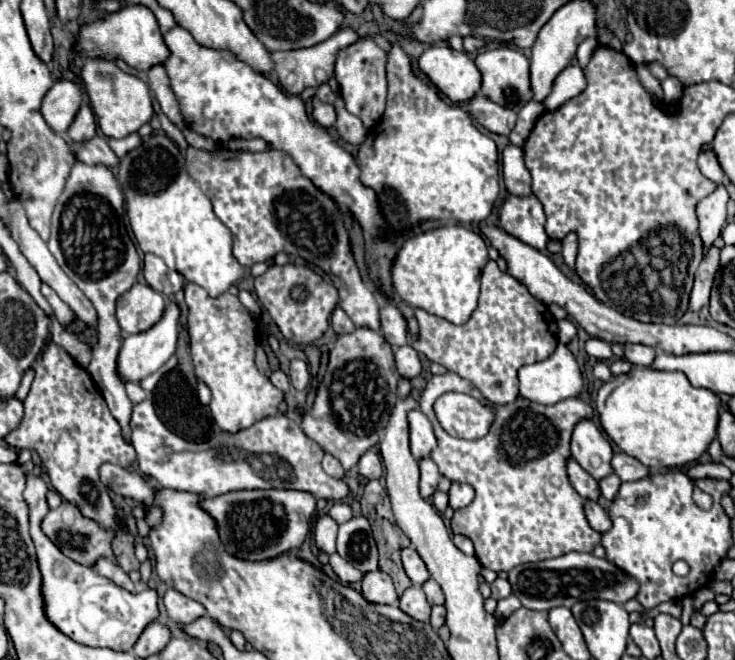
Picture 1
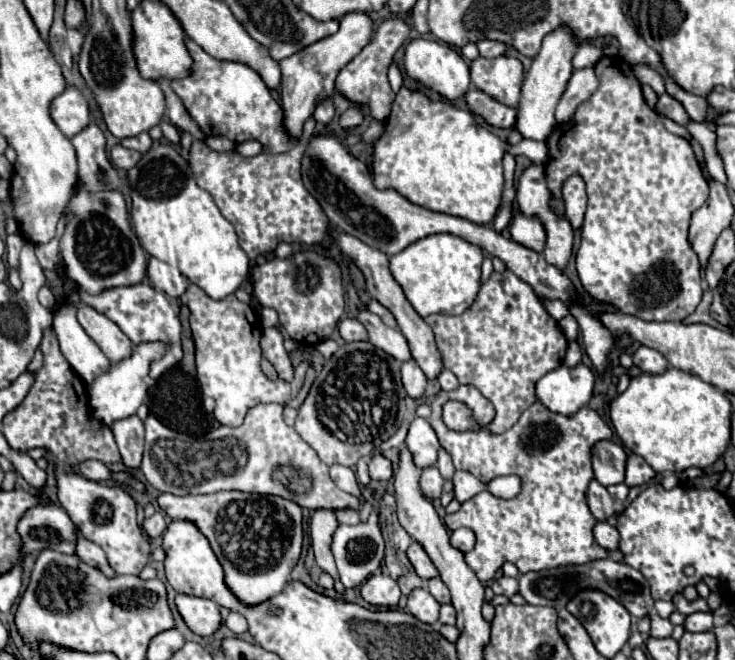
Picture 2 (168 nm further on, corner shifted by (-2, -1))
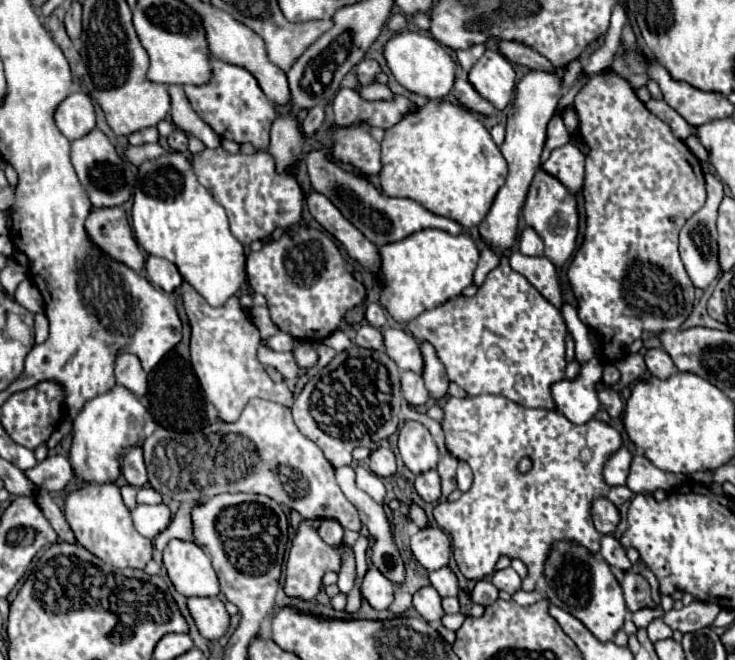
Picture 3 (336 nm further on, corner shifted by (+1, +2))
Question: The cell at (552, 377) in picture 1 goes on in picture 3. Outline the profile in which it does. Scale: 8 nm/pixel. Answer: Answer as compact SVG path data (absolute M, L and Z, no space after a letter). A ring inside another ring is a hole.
M595 356L581 366L581 372L575 380L559 380L551 384L551 396L555 408L567 416L573 424L585 424L599 410L597 398L597 382L601 382L603 364L601 358Z

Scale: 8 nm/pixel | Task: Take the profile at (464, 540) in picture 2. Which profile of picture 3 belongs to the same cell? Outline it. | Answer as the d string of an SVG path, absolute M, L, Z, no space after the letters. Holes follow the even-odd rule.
M429 526L411 536L411 552L423 568L433 572L447 566L451 558L451 542L441 528Z

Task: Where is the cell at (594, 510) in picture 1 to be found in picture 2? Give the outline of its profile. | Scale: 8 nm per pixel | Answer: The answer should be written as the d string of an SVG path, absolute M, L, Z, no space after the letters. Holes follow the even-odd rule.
M596 523L596 527L594 527L594 537L596 537L598 545L604 547L606 551L616 551L616 549L618 549L620 535L618 535L616 527L612 527L610 523Z

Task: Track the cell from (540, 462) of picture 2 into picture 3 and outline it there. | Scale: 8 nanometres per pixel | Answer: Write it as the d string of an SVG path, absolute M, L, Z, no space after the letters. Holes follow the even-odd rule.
M449 396L443 404L443 420L441 428L447 436L447 450L457 458L471 466L473 470L473 486L457 500L457 502L439 502L433 510L433 516L445 532L451 536L453 544L453 558L463 572L465 578L481 580L483 576L491 574L495 562L501 556L519 558L527 566L527 576L523 578L523 590L531 592L535 582L543 576L543 568L547 556L553 550L553 544L559 540L571 540L587 548L591 554L599 552L601 534L595 530L591 520L591 502L595 498L607 496L609 486L603 480L603 464L611 452L619 450L621 434L611 428L609 424L593 418L587 424L573 424L557 410L543 410L543 408L523 408L503 396L465 396L455 398ZM591 448L593 460L583 464L579 462L579 450ZM529 456L533 468L527 474L517 472L517 462Z

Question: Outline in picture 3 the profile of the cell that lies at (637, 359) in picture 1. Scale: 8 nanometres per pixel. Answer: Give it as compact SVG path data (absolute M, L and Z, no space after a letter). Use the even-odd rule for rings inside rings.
M651 348L651 350L647 350L647 354L645 354L643 358L645 358L645 364L647 364L647 370L649 370L653 376L661 378L661 380L669 378L669 376L675 372L673 360L671 360L669 354L667 354L665 350L661 350L661 348Z

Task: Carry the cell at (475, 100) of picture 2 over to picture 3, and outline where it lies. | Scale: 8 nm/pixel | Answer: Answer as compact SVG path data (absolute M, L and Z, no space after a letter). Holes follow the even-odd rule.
M461 68L457 70L457 80L455 80L455 86L453 86L453 94L459 100L459 104L467 110L473 110L473 112L479 112L479 114L485 114L485 116L497 114L497 108L489 100L485 100L471 86L471 82L467 80L467 72L463 72Z

